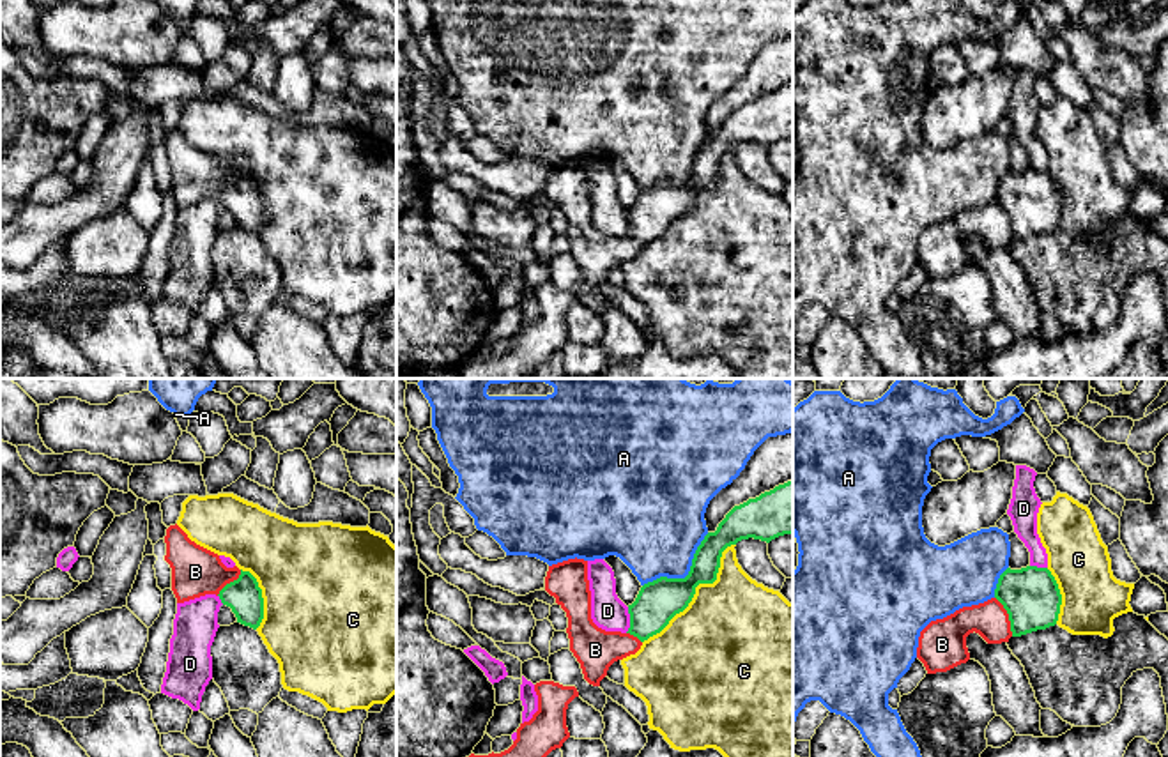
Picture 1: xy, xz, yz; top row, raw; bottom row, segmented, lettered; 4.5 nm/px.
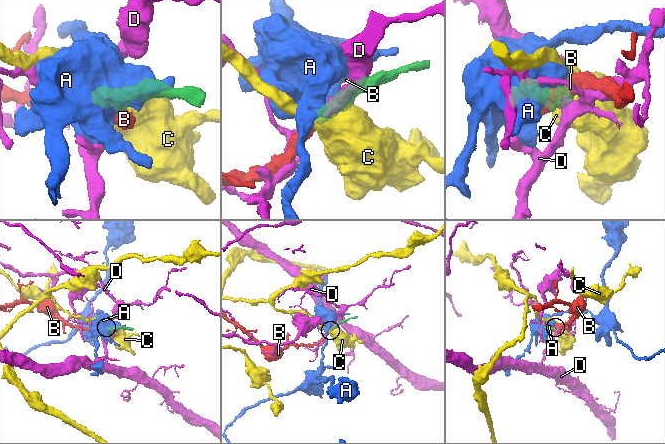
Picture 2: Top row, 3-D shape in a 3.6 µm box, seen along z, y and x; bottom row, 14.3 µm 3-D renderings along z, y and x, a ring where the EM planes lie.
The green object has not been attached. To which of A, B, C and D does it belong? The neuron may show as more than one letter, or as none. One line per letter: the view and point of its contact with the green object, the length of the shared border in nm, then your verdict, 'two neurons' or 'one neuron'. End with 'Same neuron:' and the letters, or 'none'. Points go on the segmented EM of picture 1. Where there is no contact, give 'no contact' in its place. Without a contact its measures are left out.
A: xz (687, 575) | 380 nm | two neurons
B: yz (1009, 616) | 200 nm | one neuron
C: xz (694, 589) | 600 nm | two neurons
D: xz (630, 619) | 120 nm | two neurons
Same neuron: B

